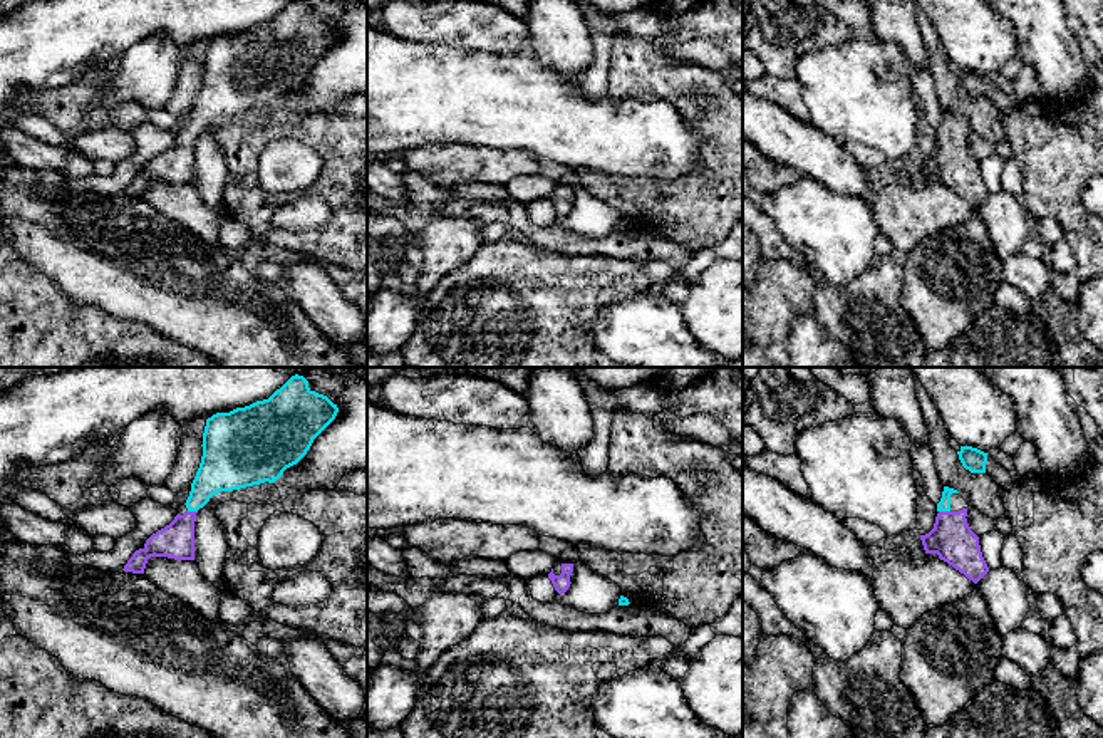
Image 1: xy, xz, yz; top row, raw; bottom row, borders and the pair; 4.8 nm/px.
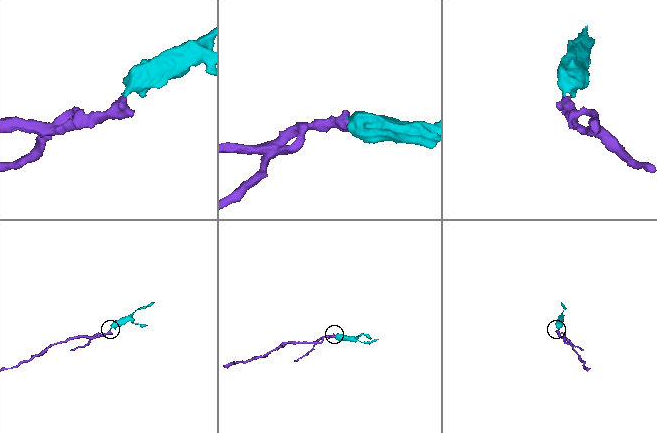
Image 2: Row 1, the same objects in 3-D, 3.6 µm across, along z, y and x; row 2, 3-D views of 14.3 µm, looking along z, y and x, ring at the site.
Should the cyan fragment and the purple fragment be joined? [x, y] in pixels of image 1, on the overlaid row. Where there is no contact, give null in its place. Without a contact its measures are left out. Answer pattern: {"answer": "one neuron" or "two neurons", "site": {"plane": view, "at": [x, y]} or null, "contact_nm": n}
{"answer": "one neuron", "site": {"plane": "yz", "at": [944, 510]}, "contact_nm": 60}

